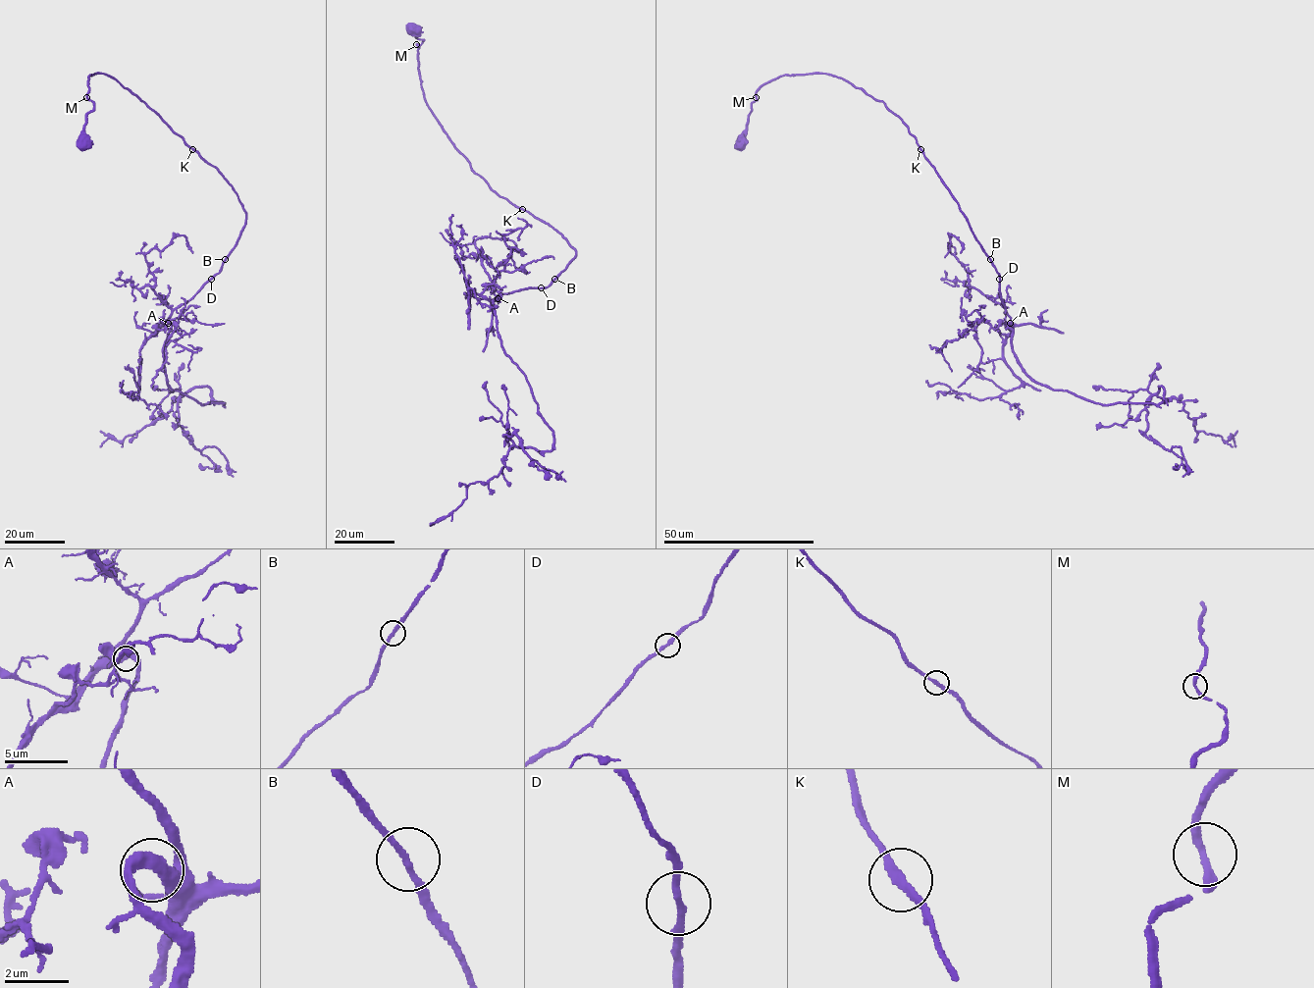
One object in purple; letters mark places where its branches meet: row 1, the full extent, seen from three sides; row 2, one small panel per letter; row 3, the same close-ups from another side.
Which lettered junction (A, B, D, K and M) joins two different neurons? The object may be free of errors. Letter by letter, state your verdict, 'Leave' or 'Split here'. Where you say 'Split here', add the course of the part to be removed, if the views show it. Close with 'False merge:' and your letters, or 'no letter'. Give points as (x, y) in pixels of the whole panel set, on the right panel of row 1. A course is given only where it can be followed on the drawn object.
A: Leave
B: Leave
D: Leave
K: Leave
M: Leave
False merge: no letter

